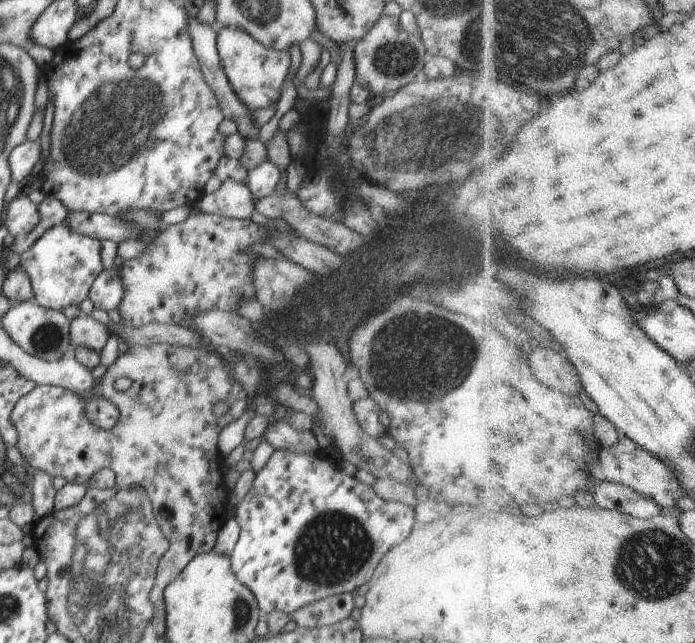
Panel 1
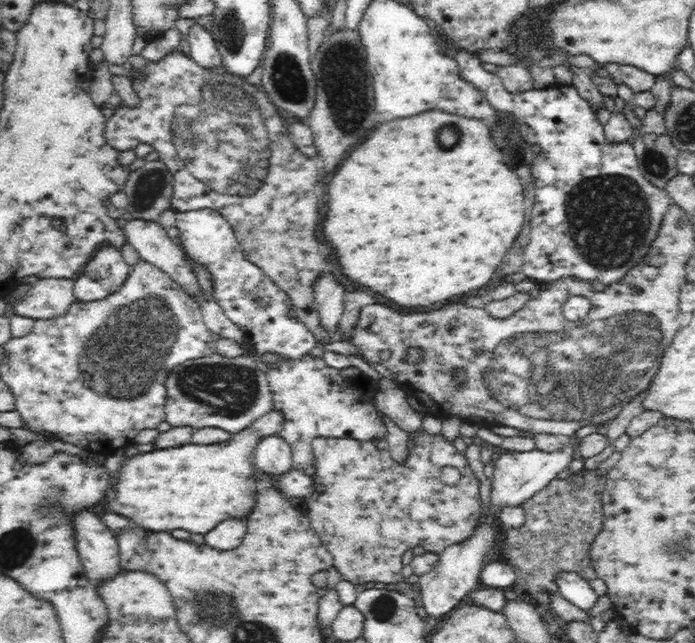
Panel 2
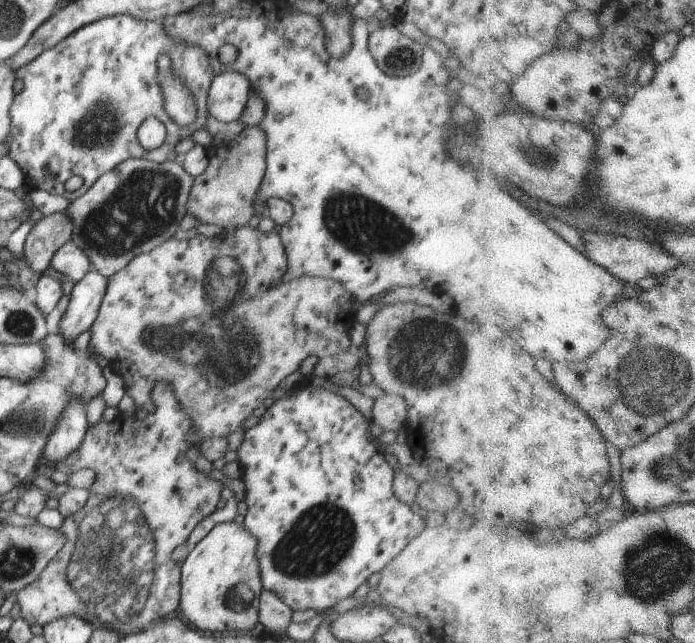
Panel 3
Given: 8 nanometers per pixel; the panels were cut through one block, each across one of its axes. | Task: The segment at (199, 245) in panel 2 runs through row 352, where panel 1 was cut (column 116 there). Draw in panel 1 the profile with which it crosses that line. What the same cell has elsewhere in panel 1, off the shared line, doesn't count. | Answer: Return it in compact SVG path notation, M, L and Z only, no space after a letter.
M117 258L108 269L102 270L96 278L89 294L89 299L95 308L109 313L111 310L118 310L118 306L122 304L122 298L126 294L126 288L120 278L122 265L123 260Z

